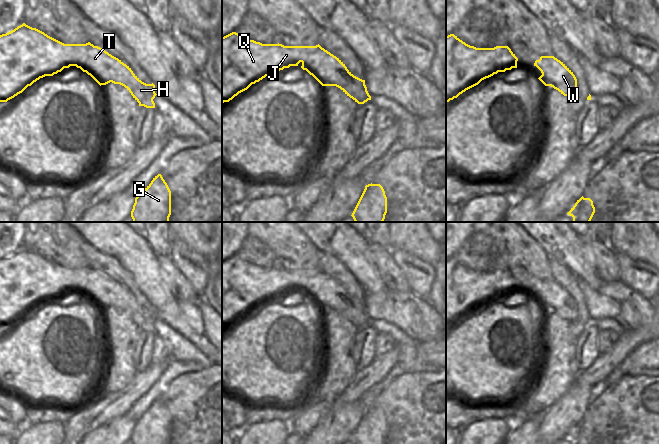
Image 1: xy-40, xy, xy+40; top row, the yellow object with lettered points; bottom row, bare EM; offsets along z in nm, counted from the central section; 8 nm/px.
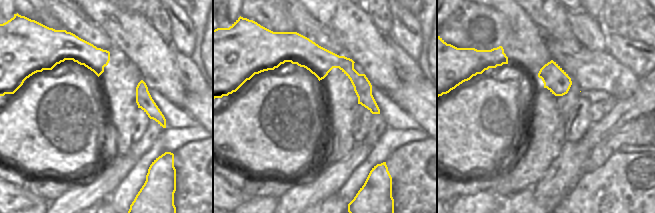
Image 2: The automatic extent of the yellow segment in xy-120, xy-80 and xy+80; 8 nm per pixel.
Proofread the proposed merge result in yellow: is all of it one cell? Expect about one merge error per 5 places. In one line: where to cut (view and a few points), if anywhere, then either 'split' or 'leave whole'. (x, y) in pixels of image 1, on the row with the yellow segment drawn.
no cut; leave whole

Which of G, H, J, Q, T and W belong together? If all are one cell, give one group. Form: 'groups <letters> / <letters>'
groups G H J Q T W

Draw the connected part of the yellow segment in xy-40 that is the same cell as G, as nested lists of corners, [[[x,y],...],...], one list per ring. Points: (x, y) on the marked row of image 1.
[[[161,174],[135,198],[131,211],[133,222],[169,222],[171,191]]]

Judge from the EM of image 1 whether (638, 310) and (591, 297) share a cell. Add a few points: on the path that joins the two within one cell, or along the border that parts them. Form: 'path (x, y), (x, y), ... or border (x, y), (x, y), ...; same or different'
path (626, 306), (618, 302), (603, 302); same

